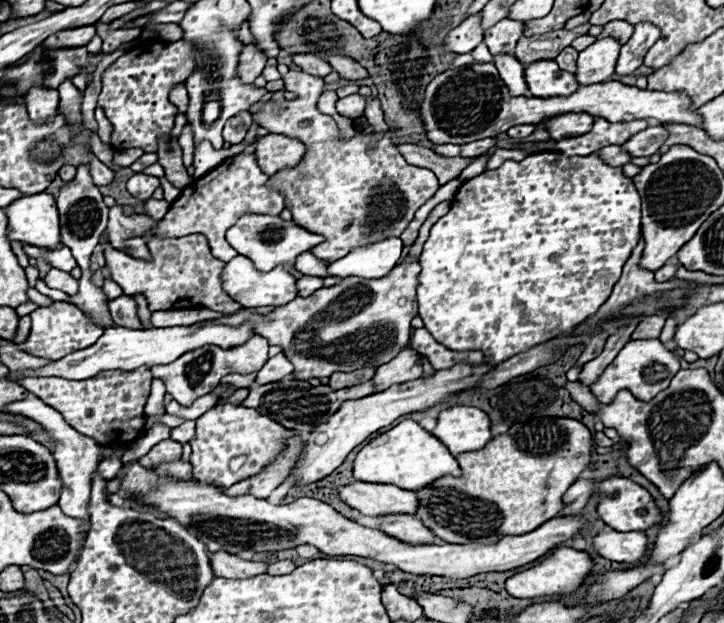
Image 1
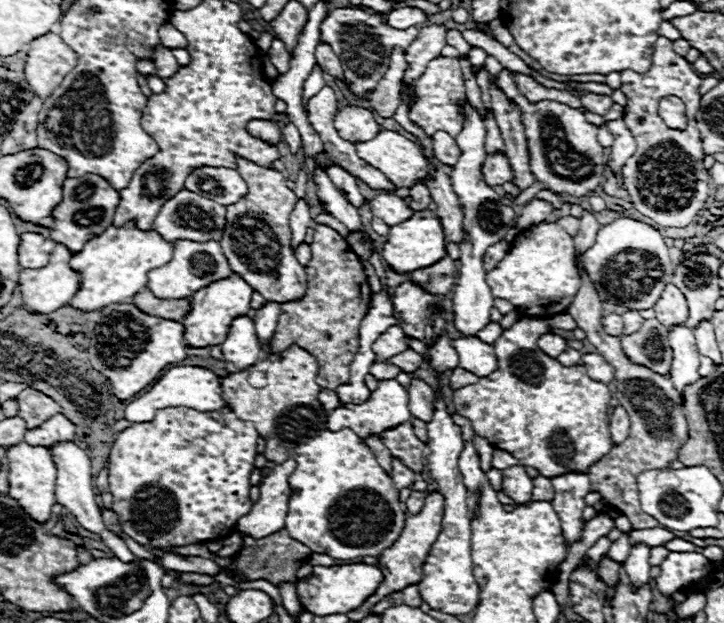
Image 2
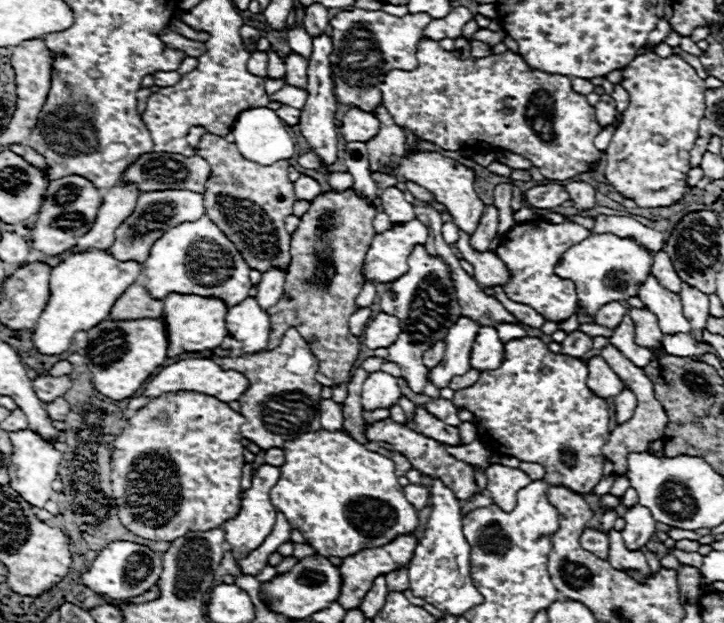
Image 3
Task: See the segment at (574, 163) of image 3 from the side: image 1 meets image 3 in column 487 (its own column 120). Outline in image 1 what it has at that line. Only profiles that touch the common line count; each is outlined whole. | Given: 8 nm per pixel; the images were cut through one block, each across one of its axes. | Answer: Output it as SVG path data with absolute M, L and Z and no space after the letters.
M144 42L142 46L120 56L102 74L102 92L98 104L104 108L106 118L112 124L110 144L116 150L142 148L144 152L156 152L156 140L160 134L174 128L176 106L168 100L168 92L174 84L184 82L196 66L192 46L178 42Z

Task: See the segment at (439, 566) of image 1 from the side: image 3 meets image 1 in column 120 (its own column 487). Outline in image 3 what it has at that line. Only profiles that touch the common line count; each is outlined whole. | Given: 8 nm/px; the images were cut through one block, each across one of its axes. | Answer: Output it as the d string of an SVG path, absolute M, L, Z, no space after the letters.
M490 464L486 470L488 486L486 494L492 498L496 506L500 506L504 512L512 512L516 506L516 494L524 486L528 486L532 480L528 474L524 474L518 468L508 468L502 464Z

